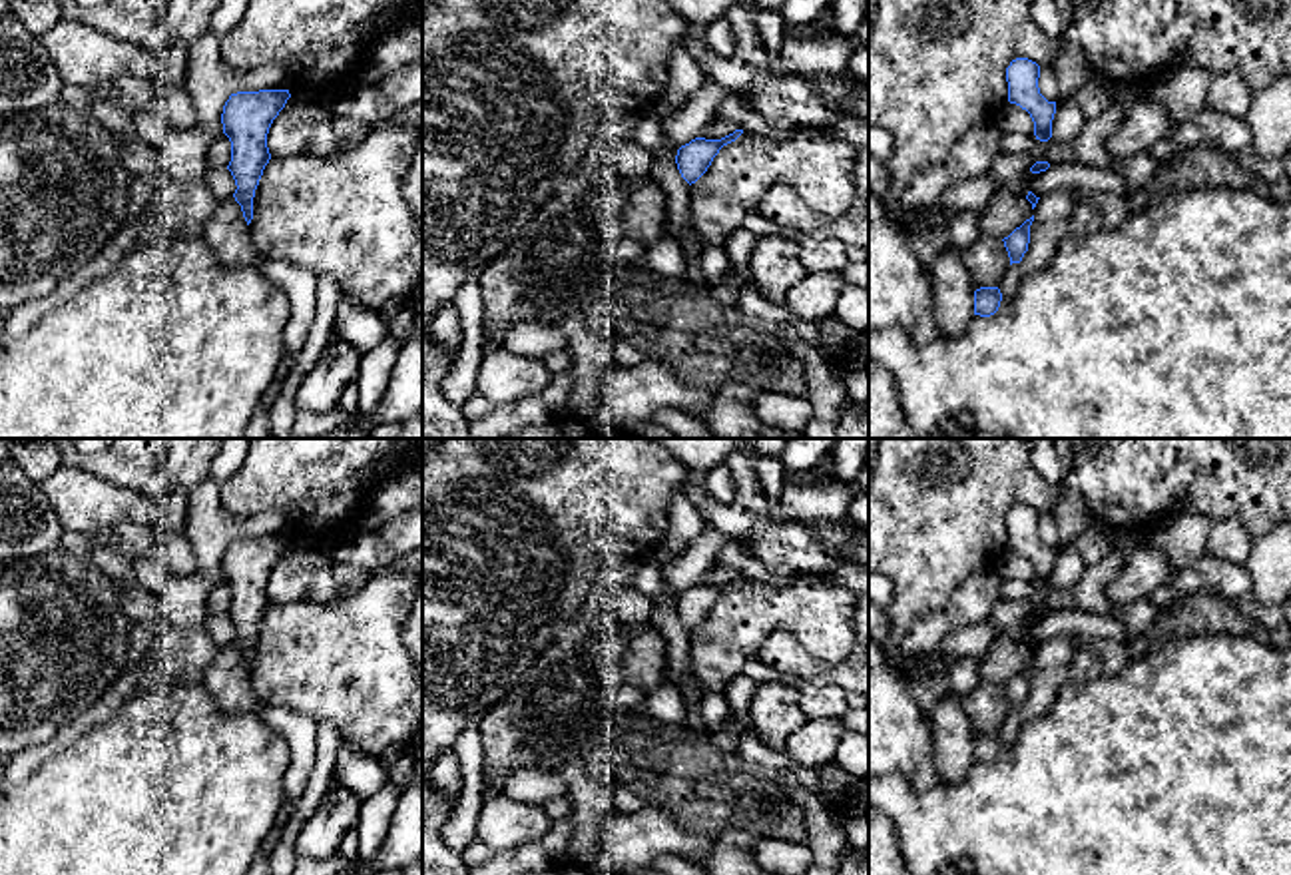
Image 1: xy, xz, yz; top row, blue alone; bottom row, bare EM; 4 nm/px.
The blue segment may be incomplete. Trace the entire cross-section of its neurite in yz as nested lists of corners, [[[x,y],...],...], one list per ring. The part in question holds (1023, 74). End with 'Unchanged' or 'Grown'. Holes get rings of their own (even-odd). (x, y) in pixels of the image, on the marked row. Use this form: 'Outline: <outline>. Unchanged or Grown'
Outline: [[[1016,58],[1006,68],[1008,102],[1026,110],[1034,122],[1034,136],[1040,142],[1052,138],[1056,102],[1048,102],[1038,88],[1040,66],[1028,58]]]. Unchanged

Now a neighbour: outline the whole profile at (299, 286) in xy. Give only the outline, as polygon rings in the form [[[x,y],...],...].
[[[257,261],[257,267],[287,295],[291,305],[281,357],[281,365],[287,365],[301,353],[313,325],[317,275],[289,261]]]

